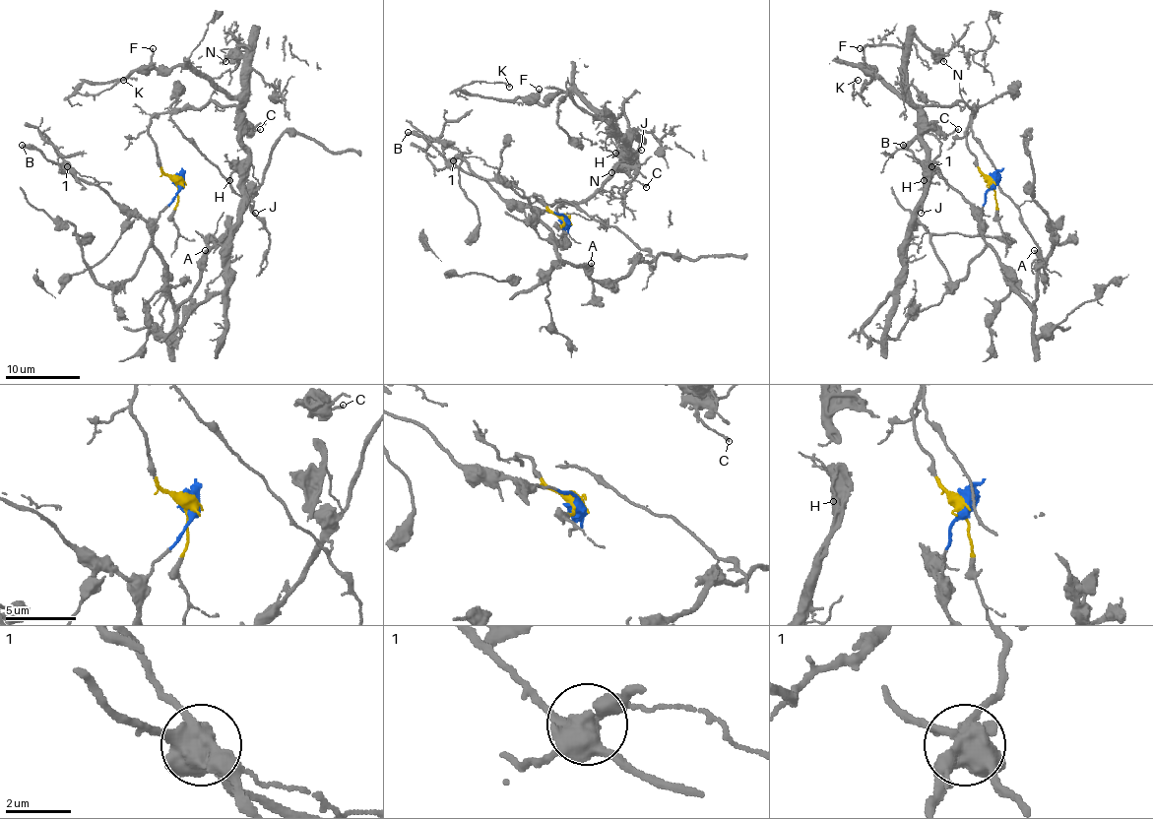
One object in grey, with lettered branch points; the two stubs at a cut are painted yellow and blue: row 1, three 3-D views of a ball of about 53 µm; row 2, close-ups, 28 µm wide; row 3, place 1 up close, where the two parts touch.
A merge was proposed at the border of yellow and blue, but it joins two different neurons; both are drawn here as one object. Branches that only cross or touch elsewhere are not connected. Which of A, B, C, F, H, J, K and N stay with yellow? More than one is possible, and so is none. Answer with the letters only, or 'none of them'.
C, F, H, J, K, N

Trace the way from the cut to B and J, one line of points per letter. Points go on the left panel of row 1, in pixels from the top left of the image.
B: (180, 182), (174, 199), (156, 218), (128, 216), (96, 184), (21, 145)
J: (180, 182), (160, 165), (150, 121), (208, 102), (236, 105), (237, 143), (247, 153), (245, 195), (255, 213)

